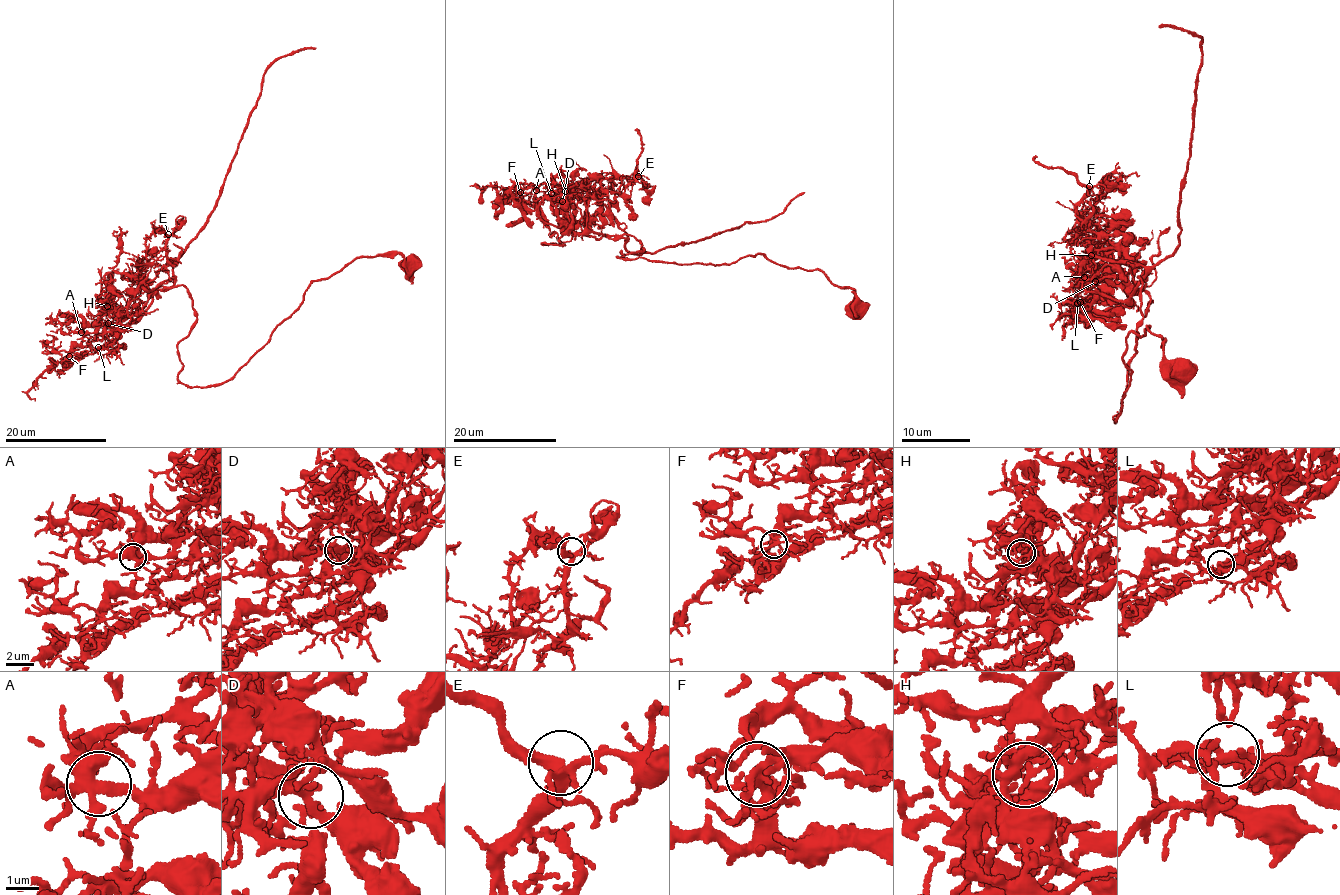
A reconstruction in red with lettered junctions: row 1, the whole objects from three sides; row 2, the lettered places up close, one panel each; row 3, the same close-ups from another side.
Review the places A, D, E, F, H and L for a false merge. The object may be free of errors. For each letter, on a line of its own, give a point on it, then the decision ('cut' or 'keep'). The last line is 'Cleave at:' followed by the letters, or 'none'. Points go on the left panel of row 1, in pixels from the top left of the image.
A: place (81, 332); keep
D: place (108, 323); keep
E: place (168, 234); keep
F: place (69, 356); keep
H: place (107, 306); cut
L: place (98, 347); keep
Cleave at: H

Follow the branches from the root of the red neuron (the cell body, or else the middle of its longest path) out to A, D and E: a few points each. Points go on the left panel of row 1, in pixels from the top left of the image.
A: (408, 266), (356, 256), (313, 281), (207, 387), (178, 380), (196, 320), (182, 285), (81, 332)
D: (408, 266), (356, 256), (313, 281), (207, 387), (178, 380), (196, 320), (184, 287), (108, 323)
E: (408, 266), (356, 256), (229, 379), (188, 387), (191, 294), (146, 290), (168, 234)

